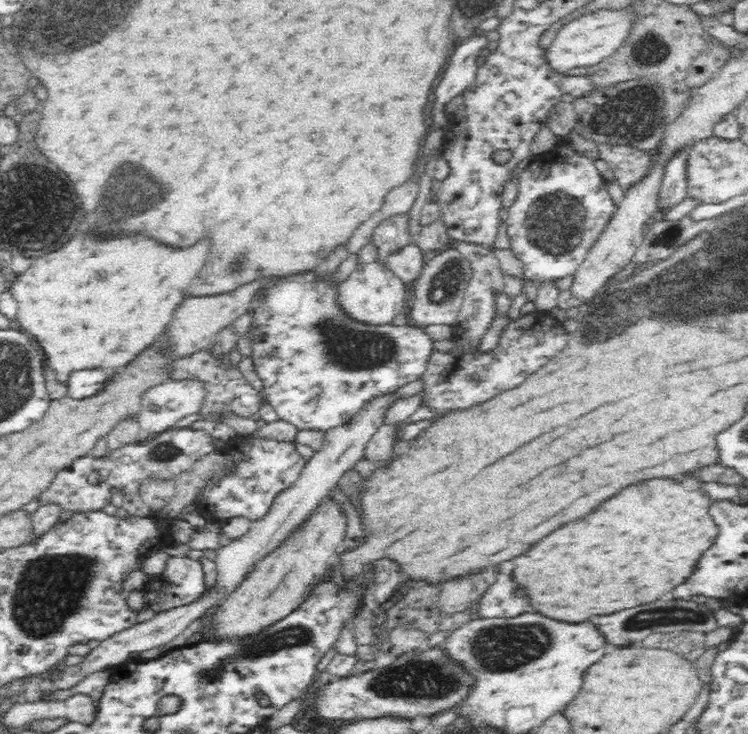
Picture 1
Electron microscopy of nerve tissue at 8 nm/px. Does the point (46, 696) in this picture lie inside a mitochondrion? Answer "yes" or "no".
no

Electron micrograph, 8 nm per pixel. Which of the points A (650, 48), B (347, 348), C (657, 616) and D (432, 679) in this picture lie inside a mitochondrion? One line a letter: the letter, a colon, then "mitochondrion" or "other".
A: mitochondrion
B: mitochondrion
C: mitochondrion
D: mitochondrion

